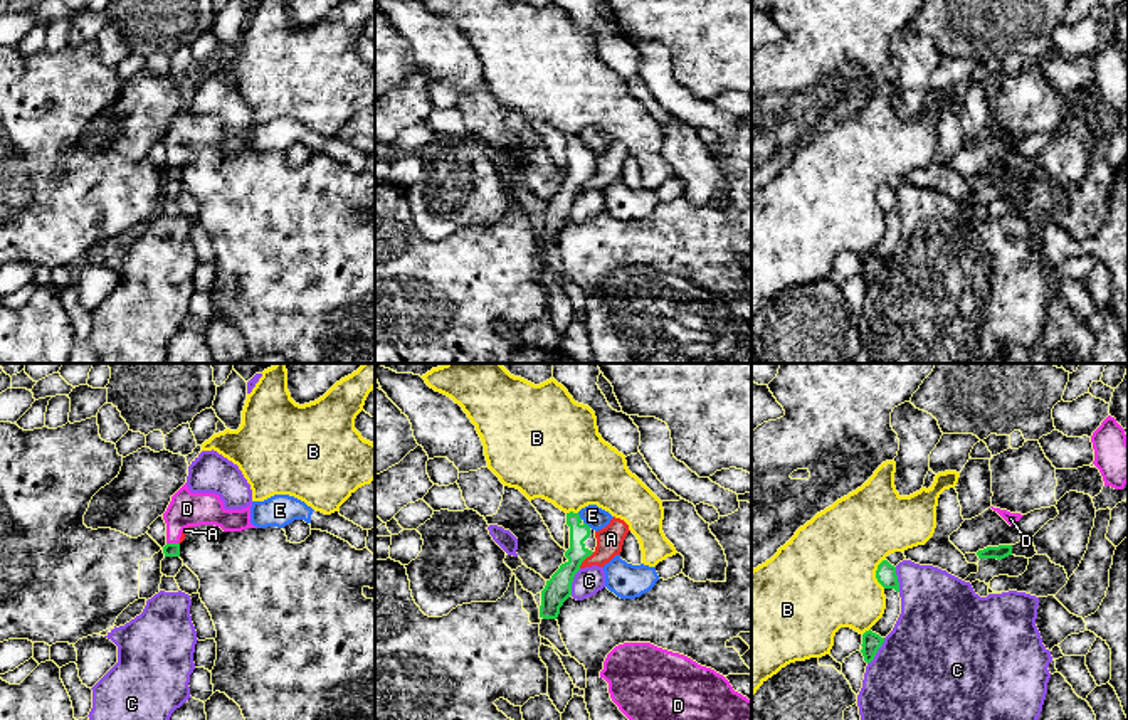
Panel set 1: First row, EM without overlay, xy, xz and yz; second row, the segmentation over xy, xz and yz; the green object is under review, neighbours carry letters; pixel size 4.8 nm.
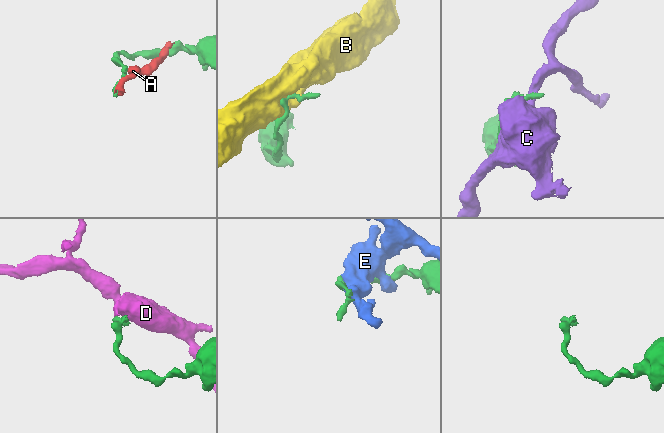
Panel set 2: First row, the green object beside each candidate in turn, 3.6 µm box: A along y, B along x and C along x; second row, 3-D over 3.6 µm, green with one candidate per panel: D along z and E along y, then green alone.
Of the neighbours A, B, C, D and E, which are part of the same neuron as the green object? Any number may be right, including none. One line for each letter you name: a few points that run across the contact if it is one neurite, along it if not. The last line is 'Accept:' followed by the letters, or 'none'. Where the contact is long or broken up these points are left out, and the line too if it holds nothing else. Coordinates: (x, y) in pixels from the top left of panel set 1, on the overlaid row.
Accept: none

